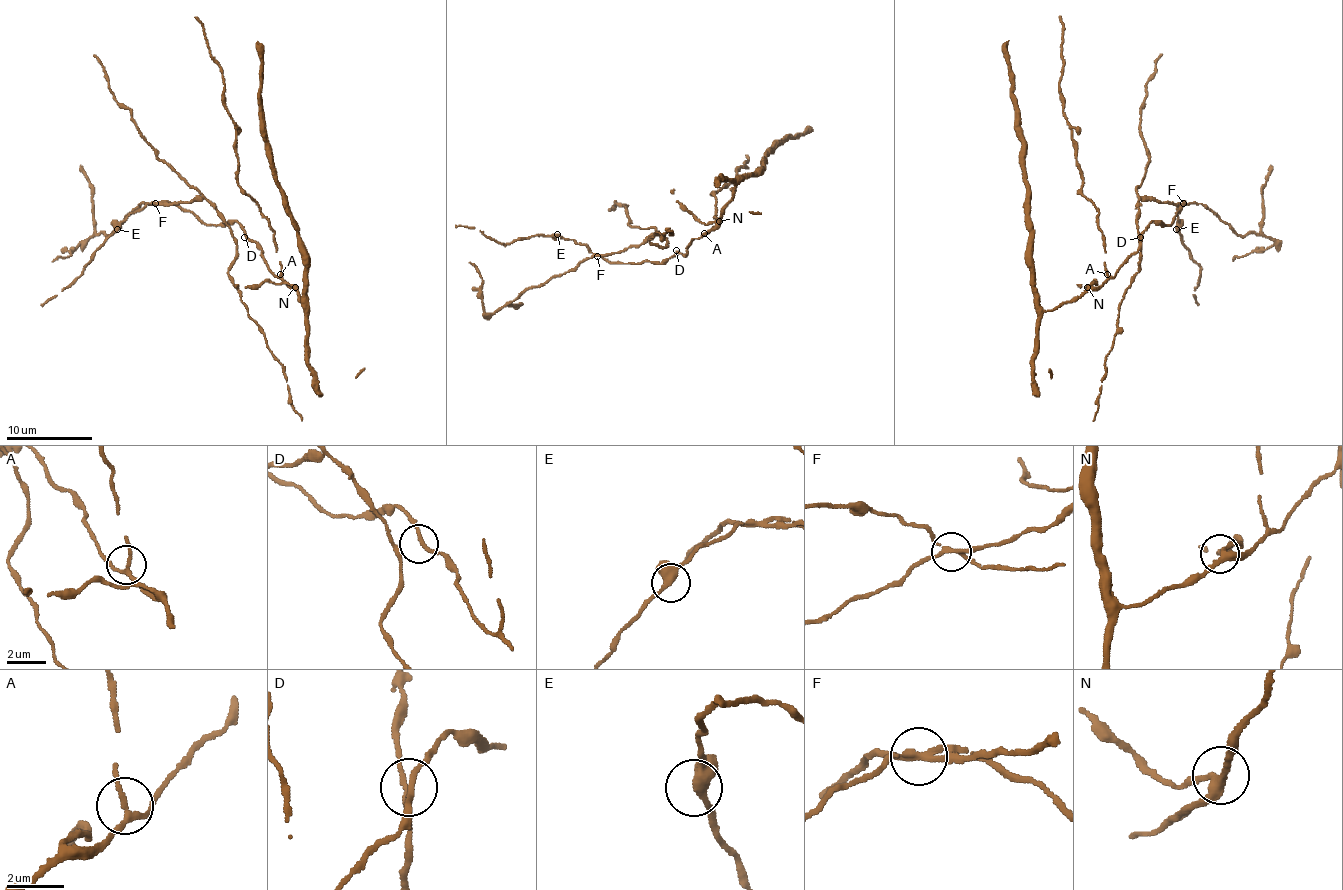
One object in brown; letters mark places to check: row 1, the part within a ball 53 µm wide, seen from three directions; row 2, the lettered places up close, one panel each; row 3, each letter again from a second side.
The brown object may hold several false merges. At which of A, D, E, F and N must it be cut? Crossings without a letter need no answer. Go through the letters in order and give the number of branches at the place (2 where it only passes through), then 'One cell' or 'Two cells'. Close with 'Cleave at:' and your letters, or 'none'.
A: Branches: 3. One cell
D: Branches: 3. One cell
E: Branches: 3. One cell
F: Branches: 4. Two cells
N: Branches: 3. One cell
Cleave at: F

